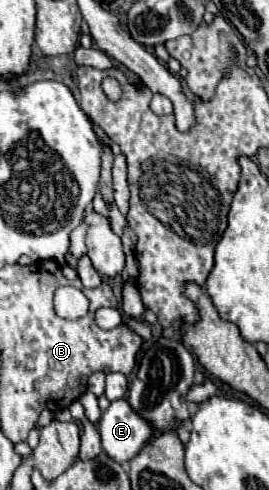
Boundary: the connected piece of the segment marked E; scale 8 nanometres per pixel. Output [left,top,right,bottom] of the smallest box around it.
[101,400,151,464]

